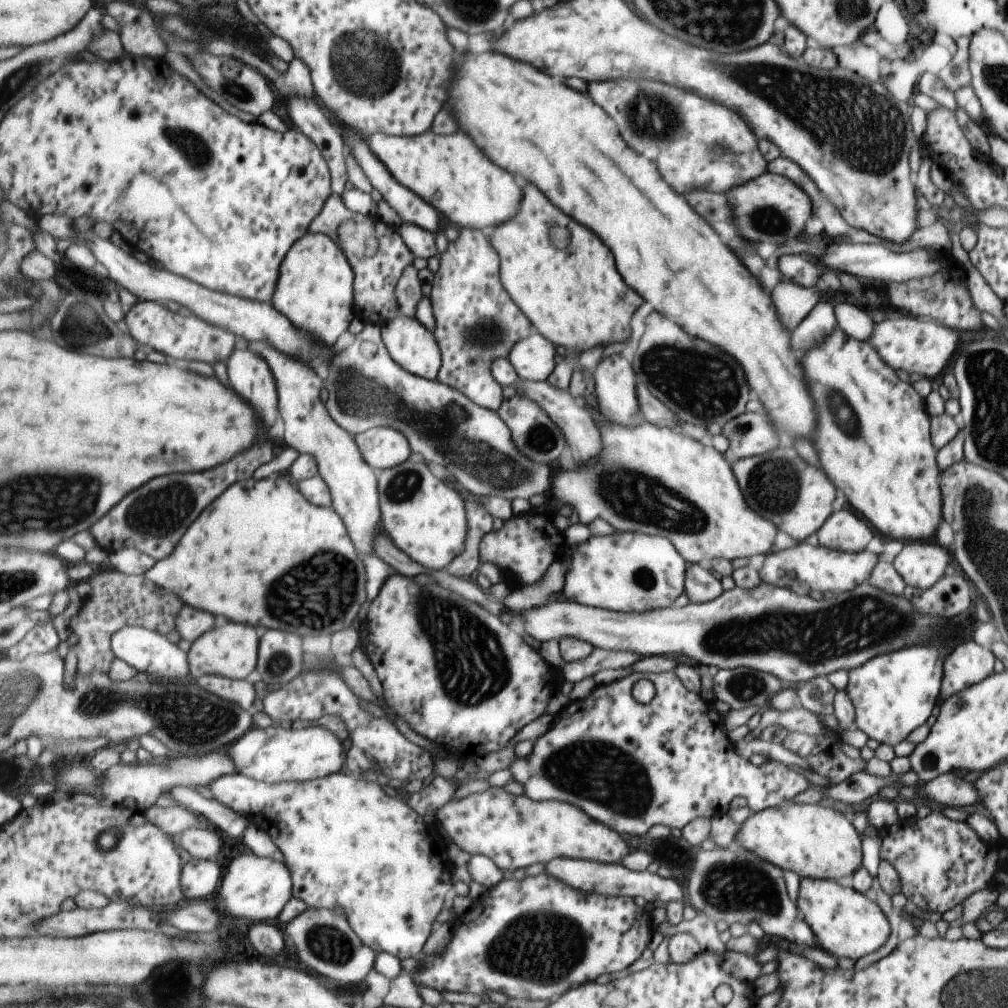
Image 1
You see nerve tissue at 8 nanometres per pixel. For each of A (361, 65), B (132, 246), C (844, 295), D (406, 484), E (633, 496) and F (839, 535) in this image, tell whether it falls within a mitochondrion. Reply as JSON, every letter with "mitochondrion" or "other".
{"A":"mitochondrion","B":"other","C":"other","D":"mitochondrion","E":"mitochondrion","F":"other"}

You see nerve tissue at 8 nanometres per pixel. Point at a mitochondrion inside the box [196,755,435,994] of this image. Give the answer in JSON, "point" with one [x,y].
{"point":[329,946]}

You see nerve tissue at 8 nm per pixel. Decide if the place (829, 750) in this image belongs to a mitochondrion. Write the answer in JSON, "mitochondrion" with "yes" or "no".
{"mitochondrion":"no"}

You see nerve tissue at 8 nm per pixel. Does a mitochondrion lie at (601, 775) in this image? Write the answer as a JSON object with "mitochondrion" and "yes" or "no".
{"mitochondrion":"yes"}

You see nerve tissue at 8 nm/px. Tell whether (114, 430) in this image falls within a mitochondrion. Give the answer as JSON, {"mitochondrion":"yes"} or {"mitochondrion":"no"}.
{"mitochondrion":"no"}

